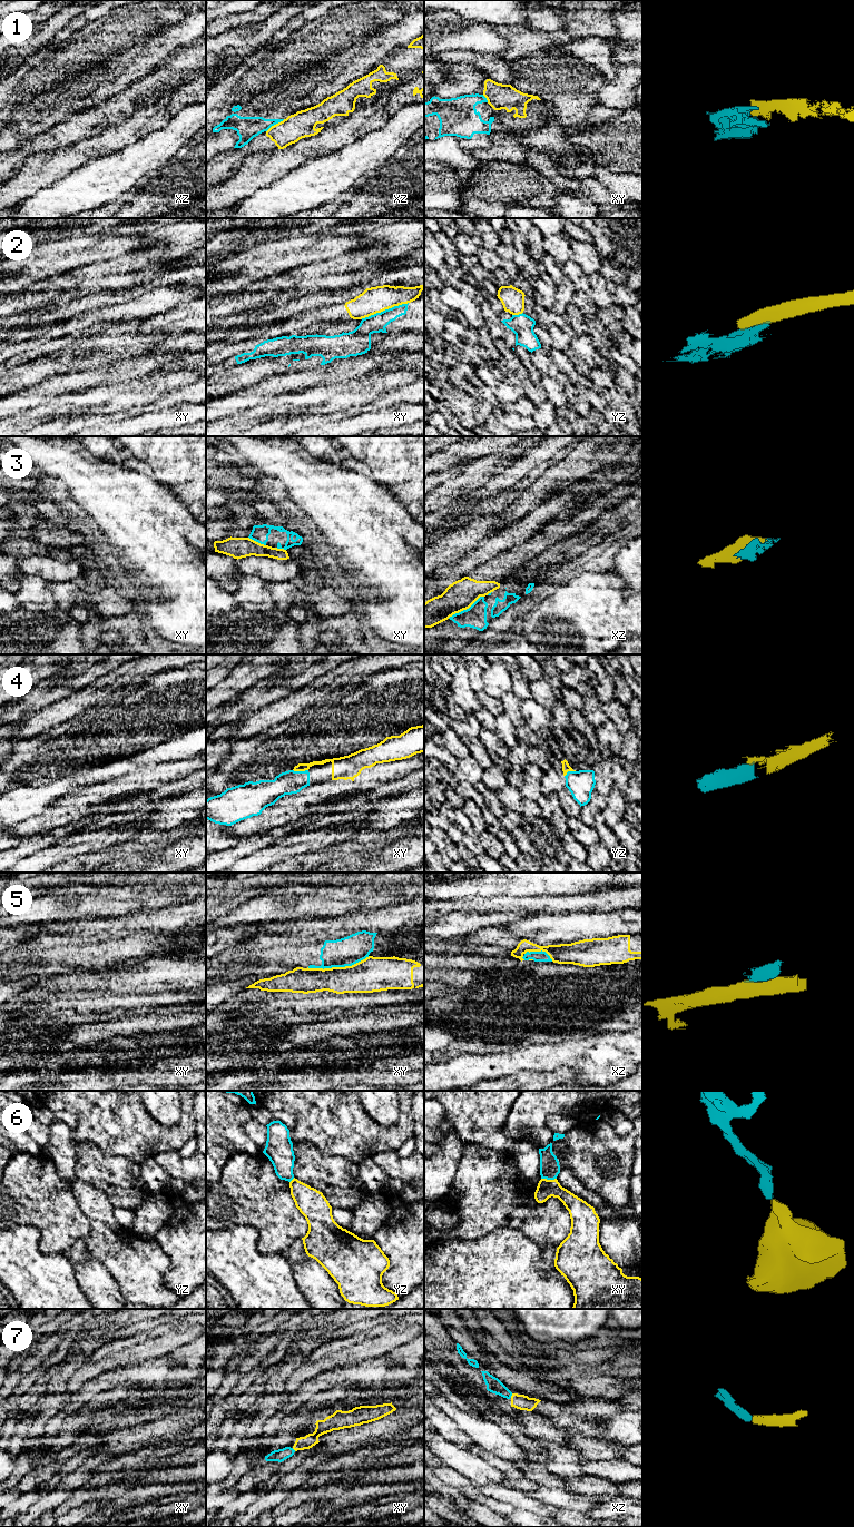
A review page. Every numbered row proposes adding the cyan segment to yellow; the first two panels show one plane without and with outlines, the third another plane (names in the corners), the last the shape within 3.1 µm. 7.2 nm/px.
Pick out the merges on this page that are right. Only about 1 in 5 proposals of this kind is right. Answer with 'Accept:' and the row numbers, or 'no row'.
Accept: 4, 7

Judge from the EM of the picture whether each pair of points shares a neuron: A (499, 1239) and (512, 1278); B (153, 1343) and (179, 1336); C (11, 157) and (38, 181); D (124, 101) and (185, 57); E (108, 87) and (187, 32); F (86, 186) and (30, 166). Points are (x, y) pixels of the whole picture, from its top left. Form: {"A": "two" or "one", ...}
{"A": "one", "B": "one", "C": "two", "D": "one", "E": "one", "F": "two"}

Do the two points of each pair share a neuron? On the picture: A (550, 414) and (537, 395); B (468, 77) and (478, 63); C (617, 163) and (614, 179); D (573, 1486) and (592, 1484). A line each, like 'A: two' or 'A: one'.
A: two
B: two
C: two
D: one

